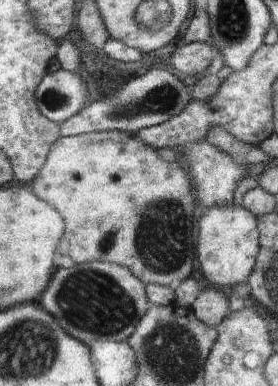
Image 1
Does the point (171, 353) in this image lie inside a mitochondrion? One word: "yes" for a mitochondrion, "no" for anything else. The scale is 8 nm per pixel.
yes

